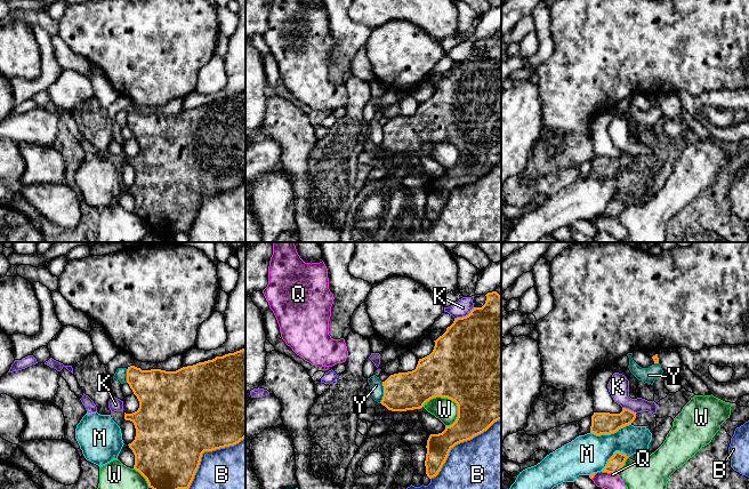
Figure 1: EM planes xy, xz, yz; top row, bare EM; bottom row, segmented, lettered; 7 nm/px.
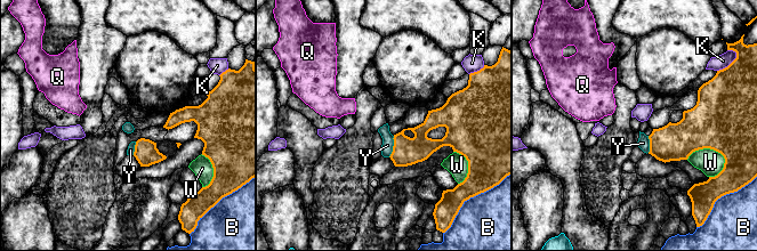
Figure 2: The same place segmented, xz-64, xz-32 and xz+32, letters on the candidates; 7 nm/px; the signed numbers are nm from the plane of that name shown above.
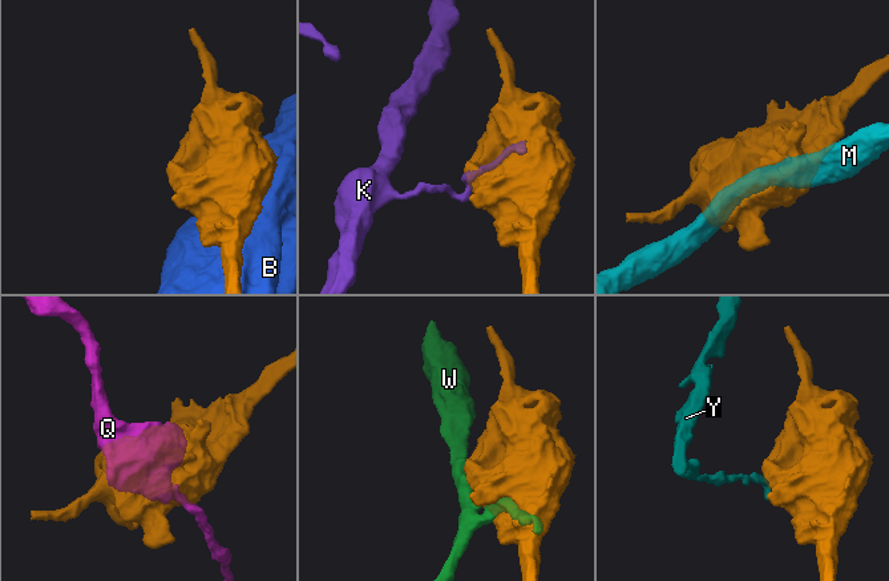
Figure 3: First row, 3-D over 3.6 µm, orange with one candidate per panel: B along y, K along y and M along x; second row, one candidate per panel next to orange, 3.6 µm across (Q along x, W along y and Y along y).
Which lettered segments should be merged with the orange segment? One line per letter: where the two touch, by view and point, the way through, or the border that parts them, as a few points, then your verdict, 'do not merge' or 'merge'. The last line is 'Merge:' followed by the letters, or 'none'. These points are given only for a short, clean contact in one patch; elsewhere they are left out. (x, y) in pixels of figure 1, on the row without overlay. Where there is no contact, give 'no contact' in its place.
B: contact xz (460, 185); do not merge
K: contact xz (464, 61); do not merge
M: contact yz (610, 177); do not merge
Q: contact yz (609, 216); border yz (601, 215), (617, 218); do not merge
W: contact xz (445, 141); do not merge
Y: contact xz (384, 136); border xz (383, 126), (383, 143), (379, 146); do not merge
Merge: none

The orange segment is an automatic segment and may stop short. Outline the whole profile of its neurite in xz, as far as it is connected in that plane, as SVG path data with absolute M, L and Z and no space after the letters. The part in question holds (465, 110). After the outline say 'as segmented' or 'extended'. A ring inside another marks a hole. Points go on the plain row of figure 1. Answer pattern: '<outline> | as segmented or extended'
M497 35L488 37L485 48L474 51L470 57L454 63L453 67L435 86L433 96L419 103L414 114L390 119L385 126L381 149L392 155L420 153L433 142L441 141L454 145L458 150L456 166L445 170L438 178L430 178L427 184L426 218L436 221L445 207L450 194L458 187L473 183L501 163L501 40Z | as segmented

